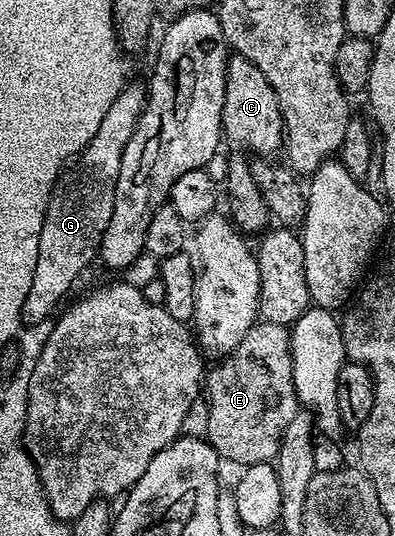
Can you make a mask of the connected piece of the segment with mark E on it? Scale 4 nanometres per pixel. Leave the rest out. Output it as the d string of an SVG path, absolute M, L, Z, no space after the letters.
M259 321L219 367L209 368L204 379L204 395L210 398L204 438L225 462L269 463L278 456L280 437L300 409L293 385L290 335L290 327Z

